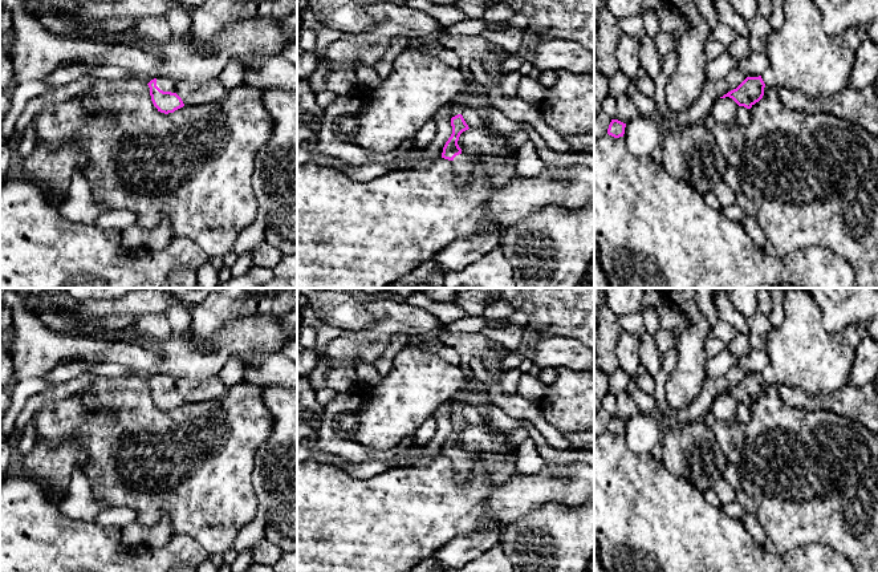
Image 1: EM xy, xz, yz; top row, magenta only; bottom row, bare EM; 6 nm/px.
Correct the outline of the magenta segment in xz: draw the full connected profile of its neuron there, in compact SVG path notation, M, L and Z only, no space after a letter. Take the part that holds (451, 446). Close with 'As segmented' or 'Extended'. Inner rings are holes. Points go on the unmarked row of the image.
M458 411L451 415L451 423L452 431L443 445L442 455L452 459L455 480L459 483L466 483L472 476L471 455L462 450L458 438L460 431L468 427L470 425L462 411Z. Extended

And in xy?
M160 370L147 382L151 398L158 409L168 411L184 403L182 395L175 390L176 380L168 372Z. Extended

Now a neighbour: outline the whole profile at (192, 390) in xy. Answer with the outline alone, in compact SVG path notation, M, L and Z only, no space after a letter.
M216 374L208 378L179 378L175 390L182 395L184 403L199 403L224 397L228 388Z

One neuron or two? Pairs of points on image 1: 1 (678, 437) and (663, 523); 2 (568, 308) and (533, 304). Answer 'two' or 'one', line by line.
1: two
2: one

